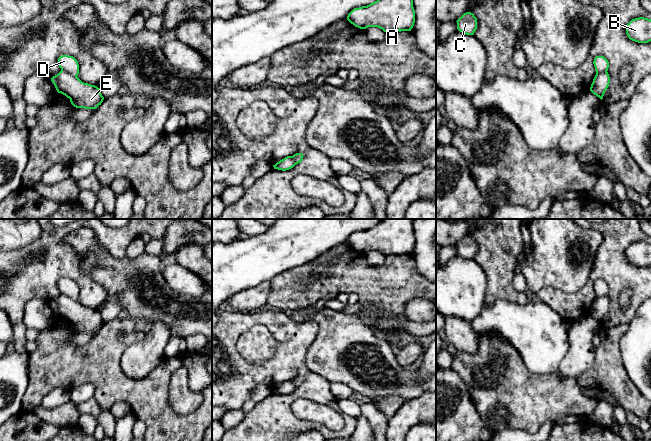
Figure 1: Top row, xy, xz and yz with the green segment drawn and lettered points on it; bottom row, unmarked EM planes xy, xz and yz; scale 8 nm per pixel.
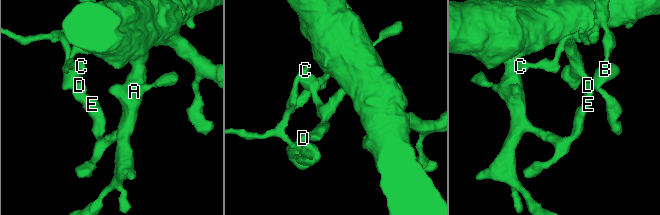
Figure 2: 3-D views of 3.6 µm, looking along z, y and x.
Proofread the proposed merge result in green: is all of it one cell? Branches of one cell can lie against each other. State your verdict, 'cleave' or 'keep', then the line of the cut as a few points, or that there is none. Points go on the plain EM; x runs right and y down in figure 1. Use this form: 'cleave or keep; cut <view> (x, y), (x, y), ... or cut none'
cleave; cut xy (61, 293), (76, 300)

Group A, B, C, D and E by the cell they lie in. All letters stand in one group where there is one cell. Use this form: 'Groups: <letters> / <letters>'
Groups: A E / B C D

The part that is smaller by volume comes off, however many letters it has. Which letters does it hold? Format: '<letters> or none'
B, C, D

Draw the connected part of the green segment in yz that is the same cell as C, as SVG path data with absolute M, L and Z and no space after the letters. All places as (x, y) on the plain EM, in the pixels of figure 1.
M471 236L464 237L457 245L457 253L466 258L474 259L477 253L477 242Z

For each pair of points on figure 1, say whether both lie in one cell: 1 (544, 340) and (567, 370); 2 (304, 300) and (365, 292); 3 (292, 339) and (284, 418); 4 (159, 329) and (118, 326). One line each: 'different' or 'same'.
1: different
2: same
3: same
4: different

